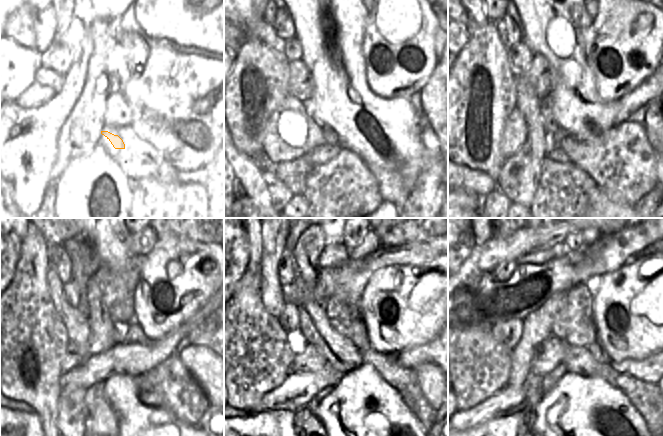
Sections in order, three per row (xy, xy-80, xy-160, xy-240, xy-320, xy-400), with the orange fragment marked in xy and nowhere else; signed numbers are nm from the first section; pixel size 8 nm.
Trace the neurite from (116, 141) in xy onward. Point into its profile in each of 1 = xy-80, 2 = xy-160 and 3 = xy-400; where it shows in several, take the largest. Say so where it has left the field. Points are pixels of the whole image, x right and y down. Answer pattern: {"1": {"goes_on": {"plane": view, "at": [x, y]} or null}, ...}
{"1": {"goes_on": {"plane": "xy-80", "at": [329, 136]}}, "2": {"goes_on": {"plane": "xy-160", "at": [549, 123]}}, "3": {"goes_on": {"plane": "xy-400", "at": [548, 238]}}}

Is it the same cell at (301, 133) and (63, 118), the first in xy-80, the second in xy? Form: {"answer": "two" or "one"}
{"answer": "one"}

